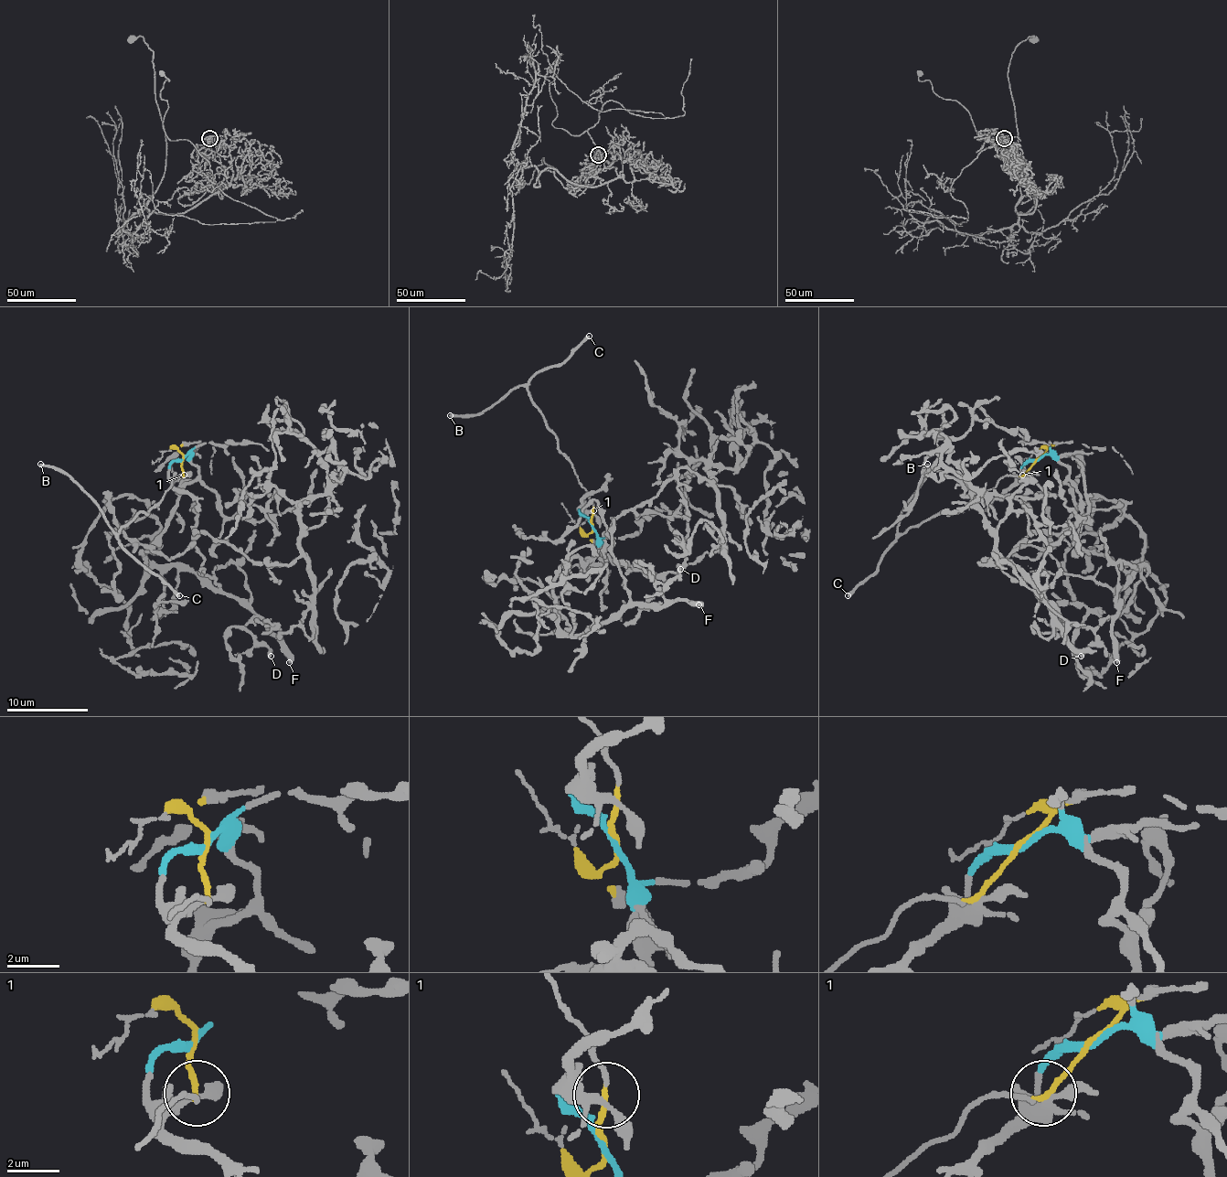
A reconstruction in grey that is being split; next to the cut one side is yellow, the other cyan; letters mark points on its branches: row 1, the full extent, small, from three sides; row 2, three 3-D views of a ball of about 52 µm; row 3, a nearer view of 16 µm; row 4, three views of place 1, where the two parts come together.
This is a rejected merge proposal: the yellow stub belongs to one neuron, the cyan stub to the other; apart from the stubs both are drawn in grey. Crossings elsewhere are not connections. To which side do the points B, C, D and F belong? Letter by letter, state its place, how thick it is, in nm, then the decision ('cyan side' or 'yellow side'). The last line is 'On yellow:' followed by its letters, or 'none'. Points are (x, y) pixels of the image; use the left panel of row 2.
B: place (40, 464); calibre 240 nm; yellow side
C: place (179, 595); calibre 340 nm; yellow side
D: place (271, 656); calibre 360 nm; cyan side
F: place (289, 662); calibre 480 nm; cyan side
On yellow: B, C

